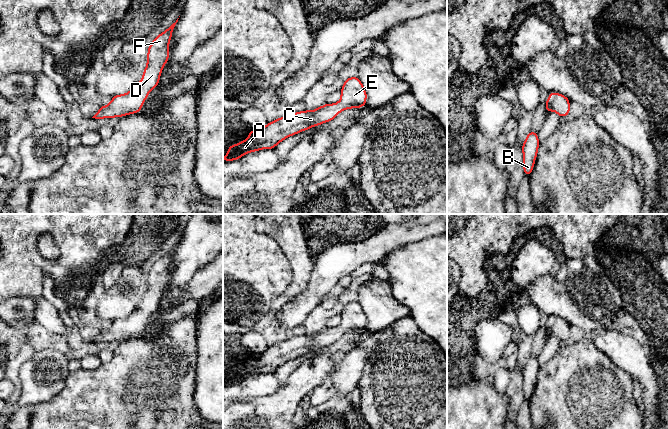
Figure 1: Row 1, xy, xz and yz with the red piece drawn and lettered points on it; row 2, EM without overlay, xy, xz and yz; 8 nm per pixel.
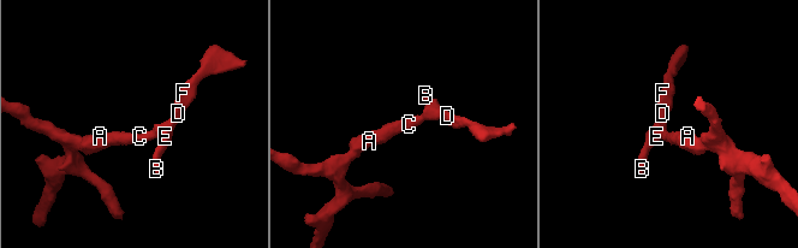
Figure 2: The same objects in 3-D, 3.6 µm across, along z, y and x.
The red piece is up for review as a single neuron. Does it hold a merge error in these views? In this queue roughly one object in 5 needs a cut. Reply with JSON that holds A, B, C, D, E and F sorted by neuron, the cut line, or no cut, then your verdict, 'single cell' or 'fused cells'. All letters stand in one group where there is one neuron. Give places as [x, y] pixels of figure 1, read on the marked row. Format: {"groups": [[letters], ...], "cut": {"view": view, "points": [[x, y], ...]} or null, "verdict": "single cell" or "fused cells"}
{"groups": [["A", "B", "C", "D", "E", "F"]], "cut": null, "verdict": "single cell"}

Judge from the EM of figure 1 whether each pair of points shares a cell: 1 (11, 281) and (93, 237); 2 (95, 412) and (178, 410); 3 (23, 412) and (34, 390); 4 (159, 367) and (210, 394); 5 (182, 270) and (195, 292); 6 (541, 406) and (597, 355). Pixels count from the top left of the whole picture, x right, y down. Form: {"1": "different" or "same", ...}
{"1": "same", "2": "same", "3": "different", "4": "different", "5": "different", "6": "same"}

